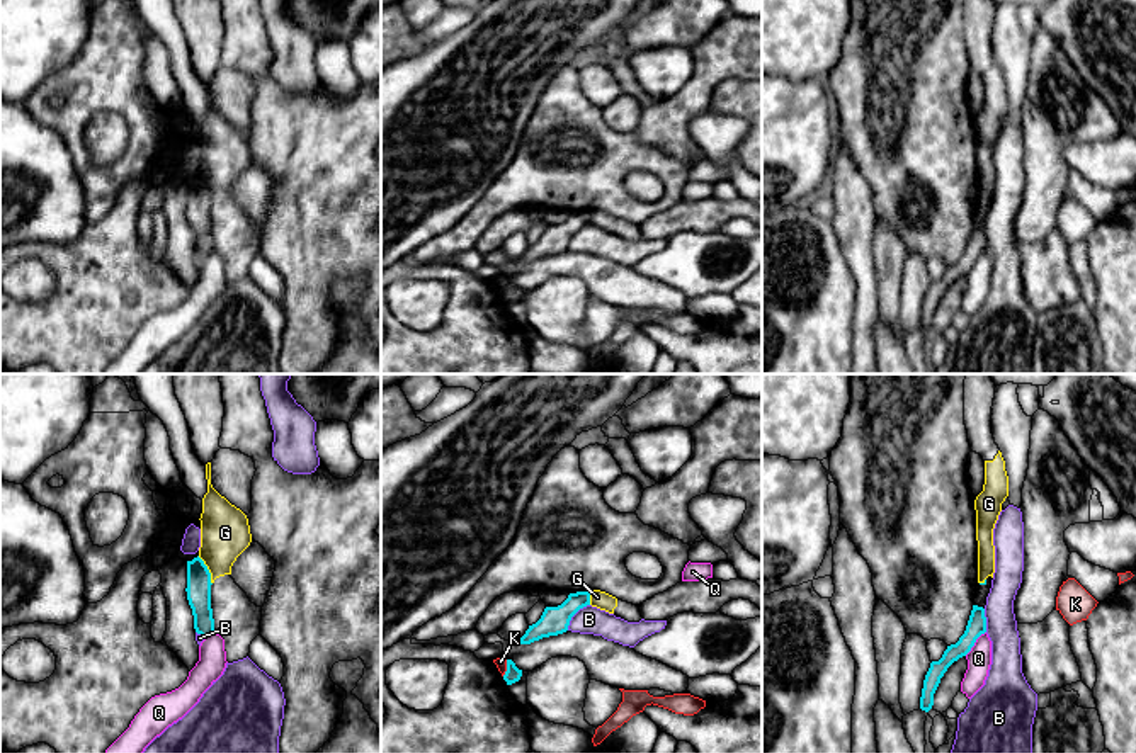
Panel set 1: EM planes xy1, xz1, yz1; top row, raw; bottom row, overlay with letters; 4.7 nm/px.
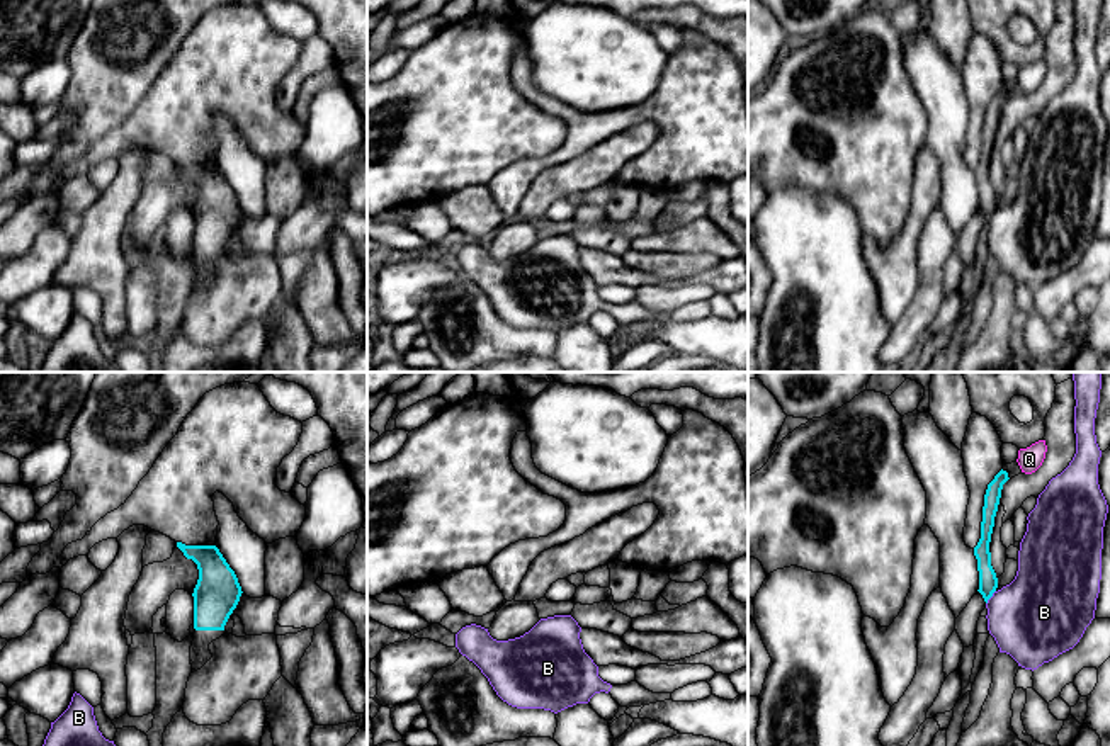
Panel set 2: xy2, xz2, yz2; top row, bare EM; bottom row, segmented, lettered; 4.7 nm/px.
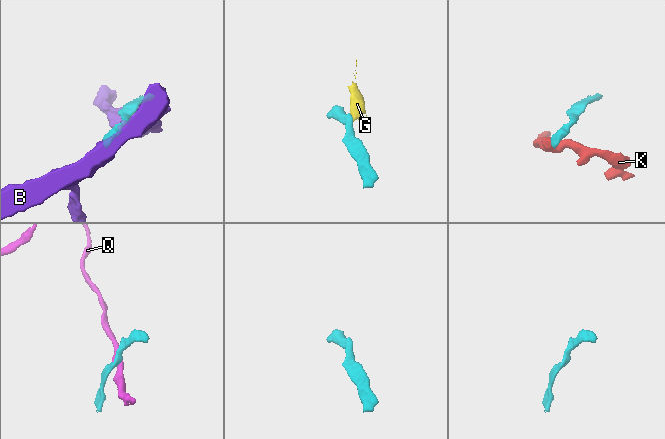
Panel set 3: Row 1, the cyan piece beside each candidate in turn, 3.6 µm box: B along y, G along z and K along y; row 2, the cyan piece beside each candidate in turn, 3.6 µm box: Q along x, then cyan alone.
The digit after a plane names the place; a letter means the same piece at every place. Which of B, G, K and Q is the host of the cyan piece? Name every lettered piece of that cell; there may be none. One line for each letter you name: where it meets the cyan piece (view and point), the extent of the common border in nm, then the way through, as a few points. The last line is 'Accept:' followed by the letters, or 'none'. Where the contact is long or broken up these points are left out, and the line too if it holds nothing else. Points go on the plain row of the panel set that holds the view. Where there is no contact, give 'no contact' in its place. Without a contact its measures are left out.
Accept: none

